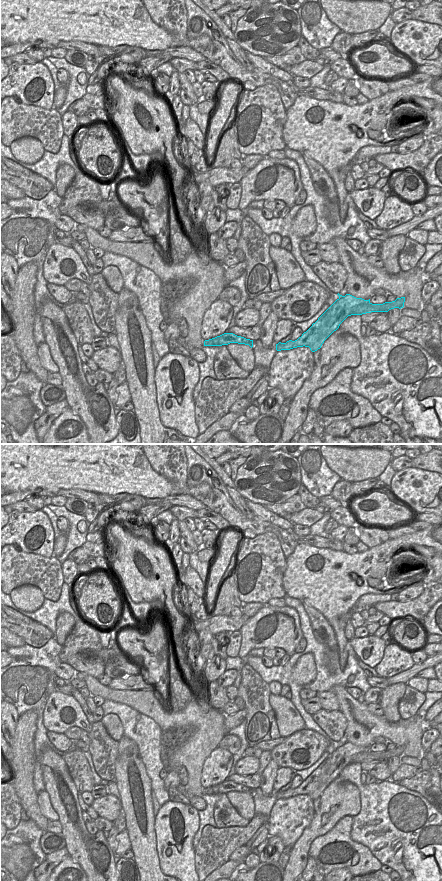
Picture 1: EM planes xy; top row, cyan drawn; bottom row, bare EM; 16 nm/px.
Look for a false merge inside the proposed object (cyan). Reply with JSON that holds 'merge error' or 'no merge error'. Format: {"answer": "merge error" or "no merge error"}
{"answer": "merge error"}

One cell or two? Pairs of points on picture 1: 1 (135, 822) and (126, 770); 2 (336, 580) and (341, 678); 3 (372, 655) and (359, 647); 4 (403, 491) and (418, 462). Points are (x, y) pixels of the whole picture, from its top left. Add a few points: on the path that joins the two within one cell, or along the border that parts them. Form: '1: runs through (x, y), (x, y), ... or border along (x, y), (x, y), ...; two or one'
1: runs through (135, 809), (135, 789), (129, 783); one
2: border along (346, 647), (347, 662), (341, 670); two
3: runs through (373, 649), (372, 645), (365, 647); one
4: border along (412, 466), (431, 472); two

